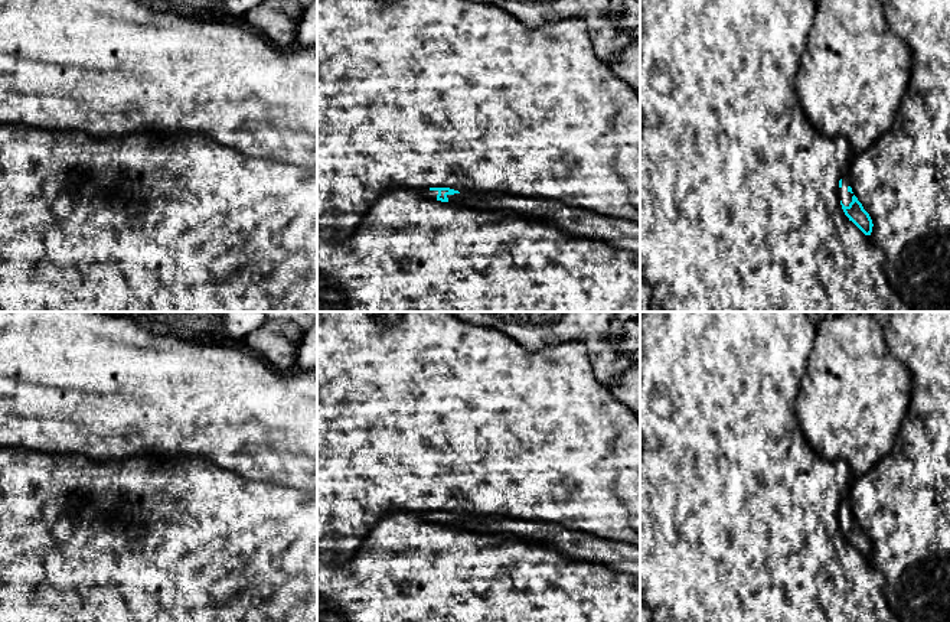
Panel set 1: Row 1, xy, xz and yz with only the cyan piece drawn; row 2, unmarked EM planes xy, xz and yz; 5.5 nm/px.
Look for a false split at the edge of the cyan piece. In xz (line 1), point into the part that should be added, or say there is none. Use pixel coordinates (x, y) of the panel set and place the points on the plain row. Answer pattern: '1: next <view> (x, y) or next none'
1: next xz (624, 557)

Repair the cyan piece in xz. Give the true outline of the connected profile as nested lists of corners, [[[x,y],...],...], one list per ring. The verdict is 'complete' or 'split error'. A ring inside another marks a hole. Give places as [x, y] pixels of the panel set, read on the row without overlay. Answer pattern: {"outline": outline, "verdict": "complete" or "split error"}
{"outline": [[[450,511],[419,514],[422,520],[441,525],[457,525],[461,530],[499,534],[507,538],[523,538],[548,544],[562,556],[607,564],[623,573],[640,577],[640,547],[617,543],[574,531],[552,522],[529,522],[500,514],[458,515]]], "verdict": "split error"}

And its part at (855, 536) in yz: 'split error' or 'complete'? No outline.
split error

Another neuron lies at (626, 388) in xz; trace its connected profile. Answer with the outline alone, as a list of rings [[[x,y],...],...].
[[[636,362],[624,374],[617,377],[608,390],[614,398],[633,411],[640,420],[640,362]]]

